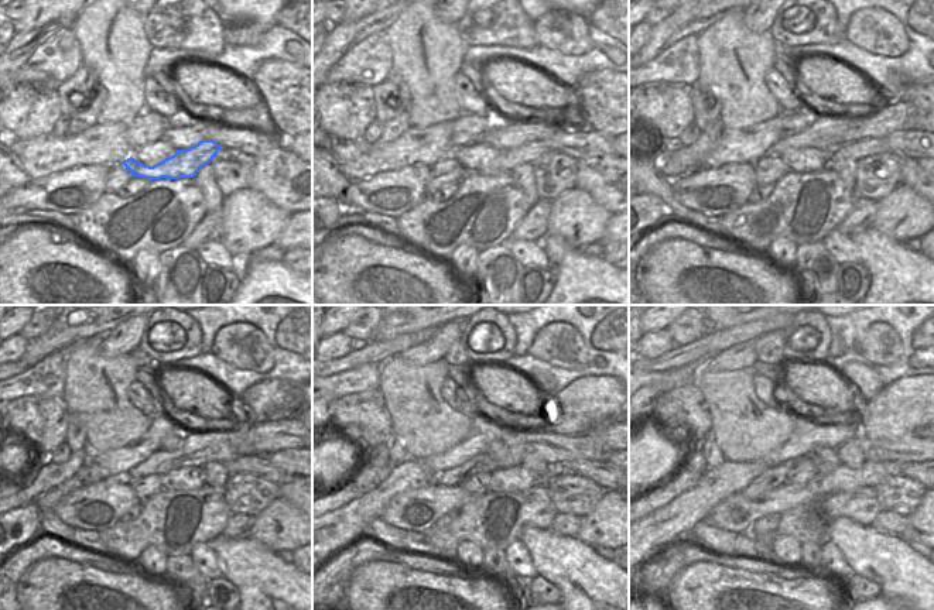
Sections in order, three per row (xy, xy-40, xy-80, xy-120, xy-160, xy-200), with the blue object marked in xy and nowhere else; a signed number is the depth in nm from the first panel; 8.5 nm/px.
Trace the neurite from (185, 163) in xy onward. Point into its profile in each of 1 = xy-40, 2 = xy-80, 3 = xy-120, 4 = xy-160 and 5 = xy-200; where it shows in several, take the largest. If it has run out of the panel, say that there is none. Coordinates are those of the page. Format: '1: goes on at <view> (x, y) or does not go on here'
1: goes on at xy-40 (506, 161)
2: goes on at xy-80 (861, 148)
3: goes on at xy-120 (260, 466)
4: goes on at xy-160 (599, 472)
5: goes on at xy-200 (916, 470)

